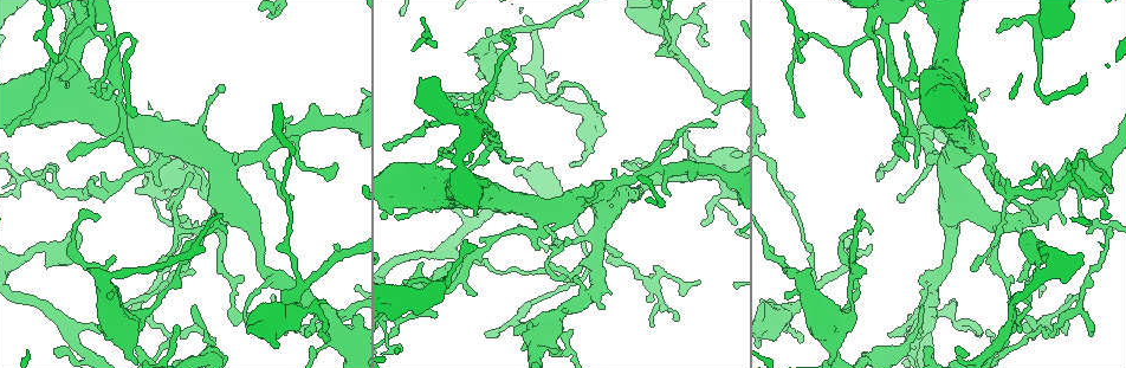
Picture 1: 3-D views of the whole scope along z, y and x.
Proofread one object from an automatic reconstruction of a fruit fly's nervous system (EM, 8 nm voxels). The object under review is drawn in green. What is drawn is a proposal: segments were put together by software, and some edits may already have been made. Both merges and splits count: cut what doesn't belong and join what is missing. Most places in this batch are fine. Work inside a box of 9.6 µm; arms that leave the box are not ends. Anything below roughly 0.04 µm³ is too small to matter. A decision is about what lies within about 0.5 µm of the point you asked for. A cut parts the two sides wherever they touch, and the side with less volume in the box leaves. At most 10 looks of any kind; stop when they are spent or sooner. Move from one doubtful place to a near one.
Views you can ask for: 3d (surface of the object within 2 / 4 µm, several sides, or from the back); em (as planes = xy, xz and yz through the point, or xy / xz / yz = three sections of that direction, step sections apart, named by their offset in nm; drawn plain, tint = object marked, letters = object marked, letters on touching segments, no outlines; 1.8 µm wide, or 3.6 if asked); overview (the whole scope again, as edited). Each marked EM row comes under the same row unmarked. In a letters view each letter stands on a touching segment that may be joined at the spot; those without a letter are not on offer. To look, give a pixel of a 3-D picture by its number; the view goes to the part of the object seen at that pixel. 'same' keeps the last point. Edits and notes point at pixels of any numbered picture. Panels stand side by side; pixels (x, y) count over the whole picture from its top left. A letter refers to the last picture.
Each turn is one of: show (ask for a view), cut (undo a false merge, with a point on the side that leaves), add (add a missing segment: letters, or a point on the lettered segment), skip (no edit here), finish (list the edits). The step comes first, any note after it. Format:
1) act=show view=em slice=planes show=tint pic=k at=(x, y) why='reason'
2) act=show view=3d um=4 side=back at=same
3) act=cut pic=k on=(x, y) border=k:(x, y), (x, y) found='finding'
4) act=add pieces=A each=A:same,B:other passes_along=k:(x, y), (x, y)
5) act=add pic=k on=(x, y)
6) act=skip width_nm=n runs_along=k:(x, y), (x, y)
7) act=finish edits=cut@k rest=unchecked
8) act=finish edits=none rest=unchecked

act=show view=em slice=xz step=4 show=letters pic=1 at=(726, 157) why='thick turns thin'

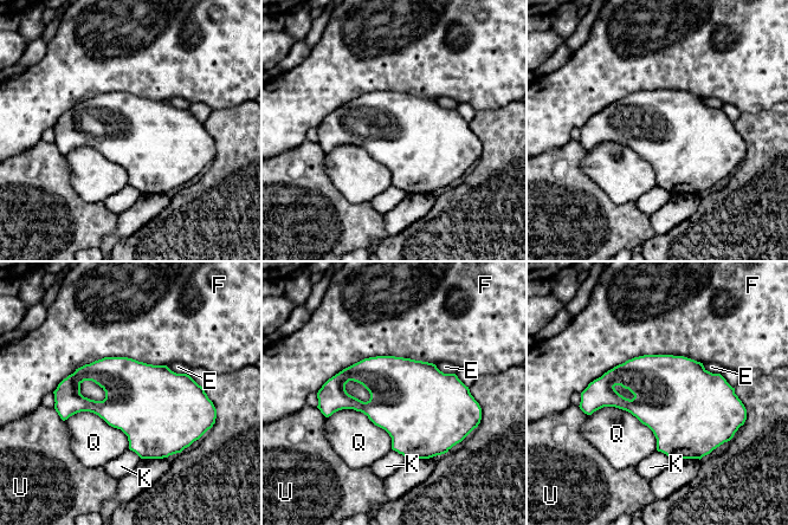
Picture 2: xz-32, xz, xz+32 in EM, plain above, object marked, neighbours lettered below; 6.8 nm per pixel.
act=skip width_nm=550 each=E:other,F:other,K:other,Q:other,U:other found='one cell here'

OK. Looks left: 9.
act=show view=em slice=xy step=8 show=tint pic=1 at=(567, 349) why='abrupt turn'

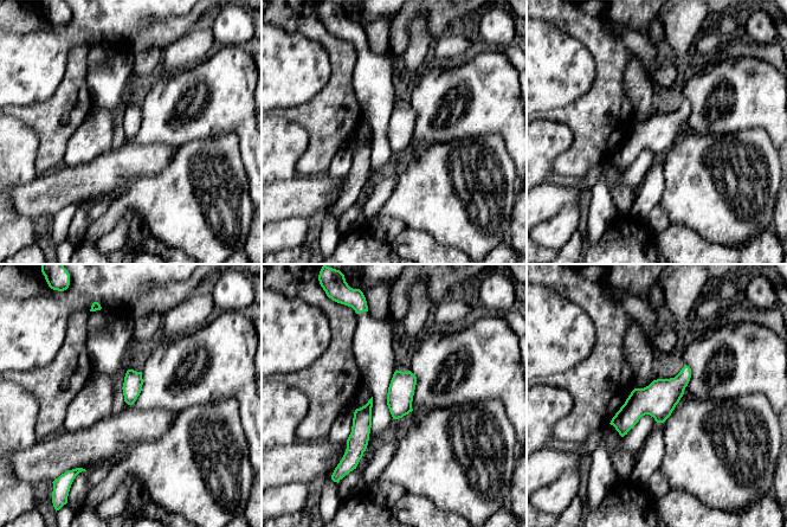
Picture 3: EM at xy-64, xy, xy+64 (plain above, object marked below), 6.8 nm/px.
act=show view=em slice=planes show=letters at=same

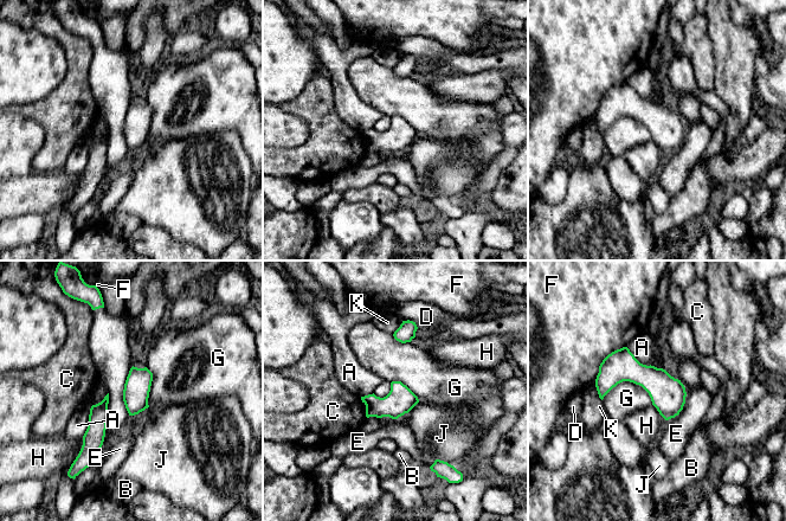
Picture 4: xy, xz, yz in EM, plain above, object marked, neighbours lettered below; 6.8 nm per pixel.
act=skip each=A:other,B:other,C:other,D:other,E:other,F:other,G:other,H:other,J:other,K:other border=4:(601, 399), (632, 381), (652, 404) found='one cell here'

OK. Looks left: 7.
act=show view=em slice=planes show=letters pic=1 at=(118, 91) why='abrupt turn'

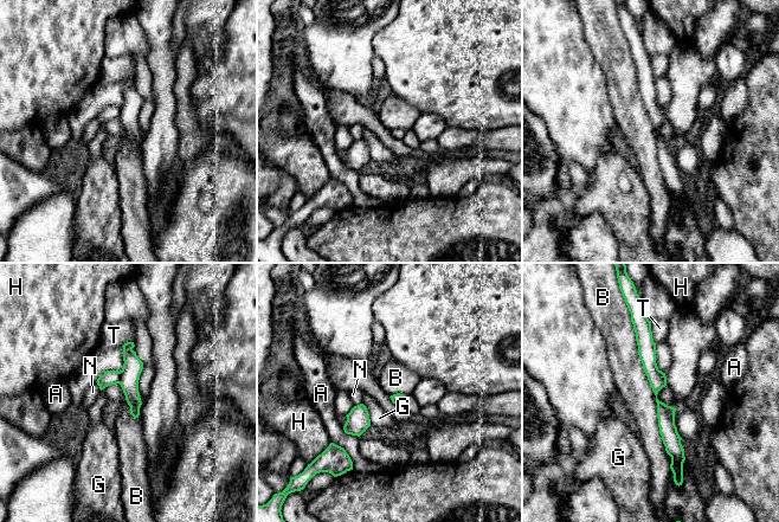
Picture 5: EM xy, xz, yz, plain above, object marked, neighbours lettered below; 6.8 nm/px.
act=skip longest_contact=B:950nm each=A:other,B:other,G:other,H:other,N:other,T:other border=5:(630, 317), (669, 455) found='one cell here'

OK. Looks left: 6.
act=show view=em slice=planes show=tint pic=1 at=(442, 148) why='an open end'

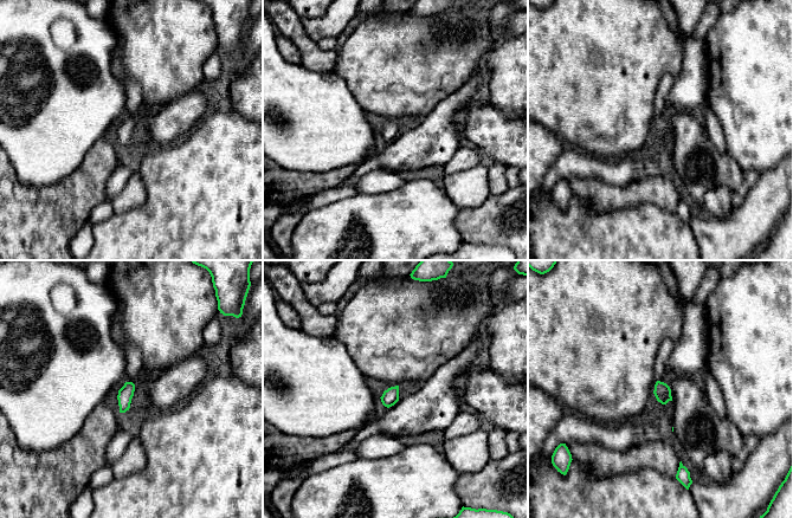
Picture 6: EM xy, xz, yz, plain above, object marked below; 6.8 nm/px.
act=show view=em slice=planes show=letters at=same

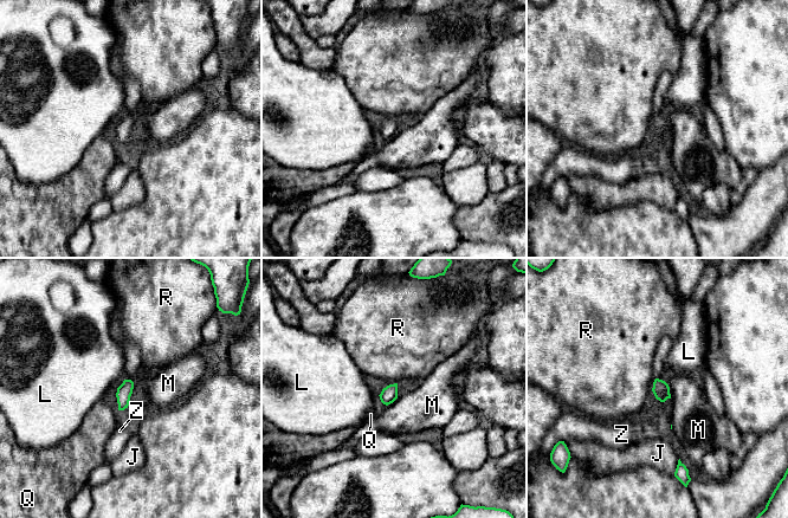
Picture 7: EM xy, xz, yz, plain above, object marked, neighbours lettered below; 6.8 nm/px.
act=skip each=J:other,L:other,M:other,Q:other,R:other,Z:other border=7:(667, 386), (671, 397) found='none of them fits'

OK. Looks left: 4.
act=finish edits=none rest=unchecked

